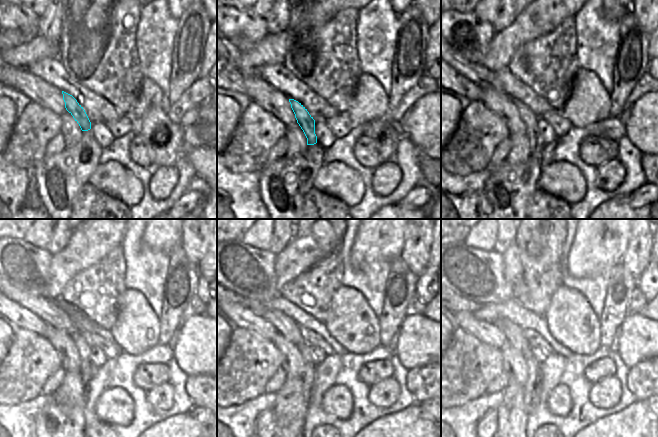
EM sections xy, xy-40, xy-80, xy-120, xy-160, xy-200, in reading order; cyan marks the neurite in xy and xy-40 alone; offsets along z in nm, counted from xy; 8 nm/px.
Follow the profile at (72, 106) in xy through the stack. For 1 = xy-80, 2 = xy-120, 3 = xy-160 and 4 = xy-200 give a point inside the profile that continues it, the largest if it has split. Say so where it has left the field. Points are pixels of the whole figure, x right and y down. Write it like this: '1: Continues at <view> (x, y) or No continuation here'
1: Continues at xy-80 (529, 118)
2: Continues at xy-120 (87, 368)
3: Continues at xy-160 (309, 367)
4: Continues at xy-200 (532, 388)

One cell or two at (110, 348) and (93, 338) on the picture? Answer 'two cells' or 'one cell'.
one cell

